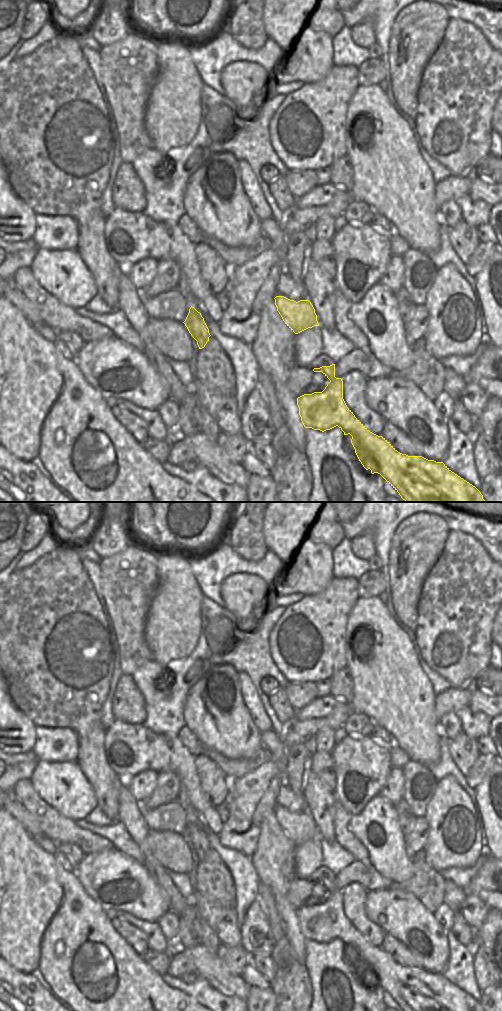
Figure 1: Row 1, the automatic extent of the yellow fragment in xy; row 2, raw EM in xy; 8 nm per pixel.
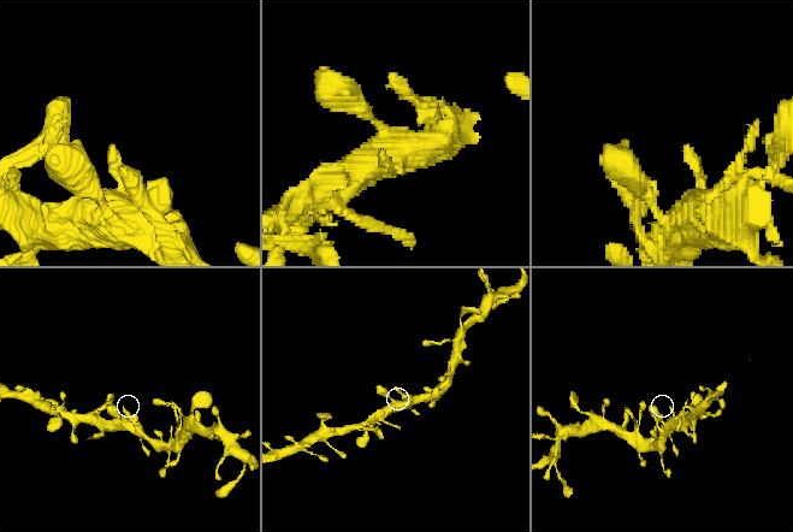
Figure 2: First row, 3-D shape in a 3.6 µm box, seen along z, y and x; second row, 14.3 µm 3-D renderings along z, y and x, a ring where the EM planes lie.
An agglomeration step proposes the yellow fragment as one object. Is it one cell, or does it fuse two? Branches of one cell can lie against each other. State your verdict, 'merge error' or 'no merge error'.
no merge error

